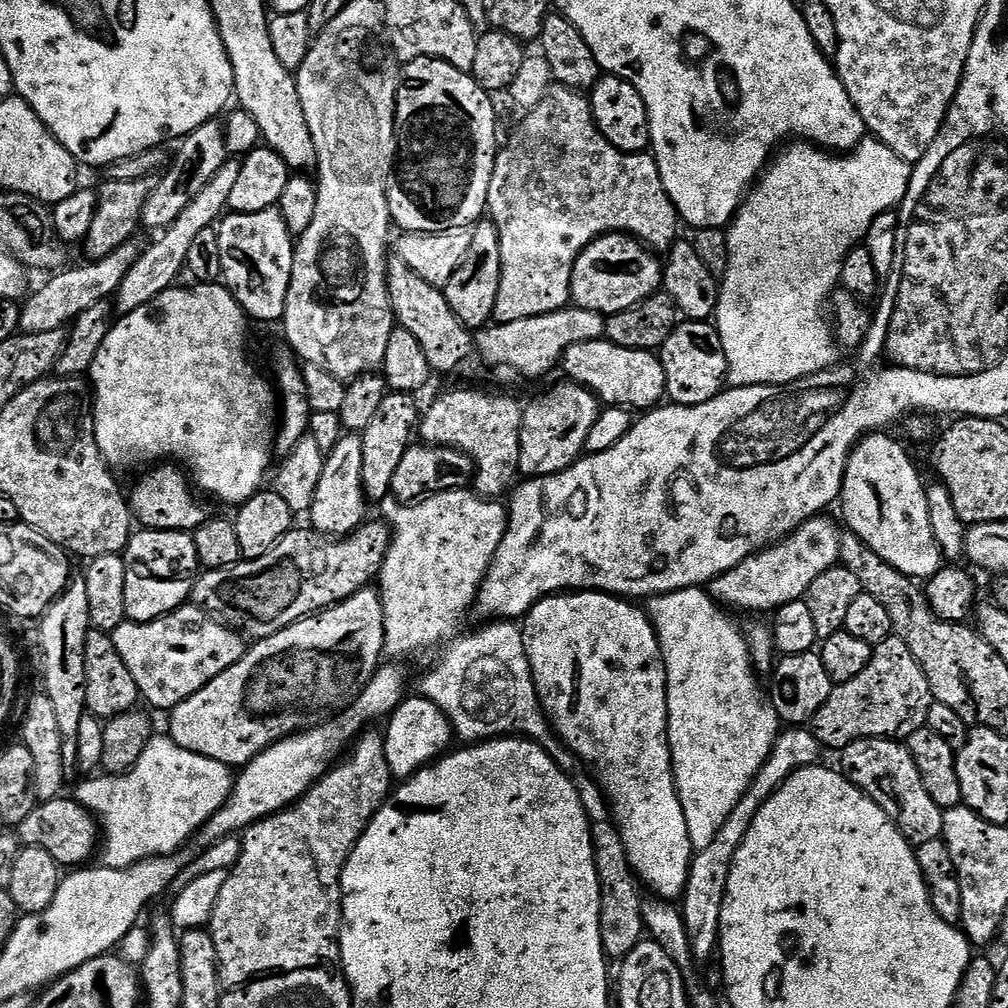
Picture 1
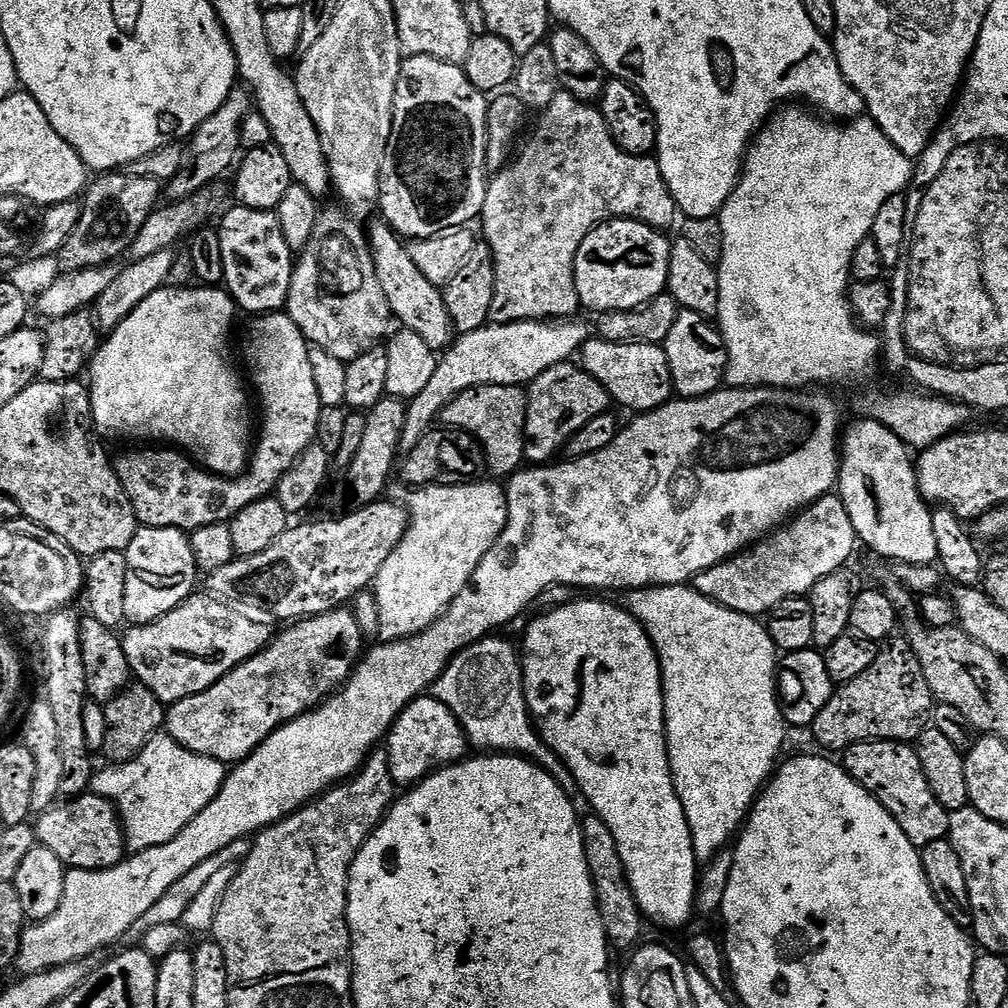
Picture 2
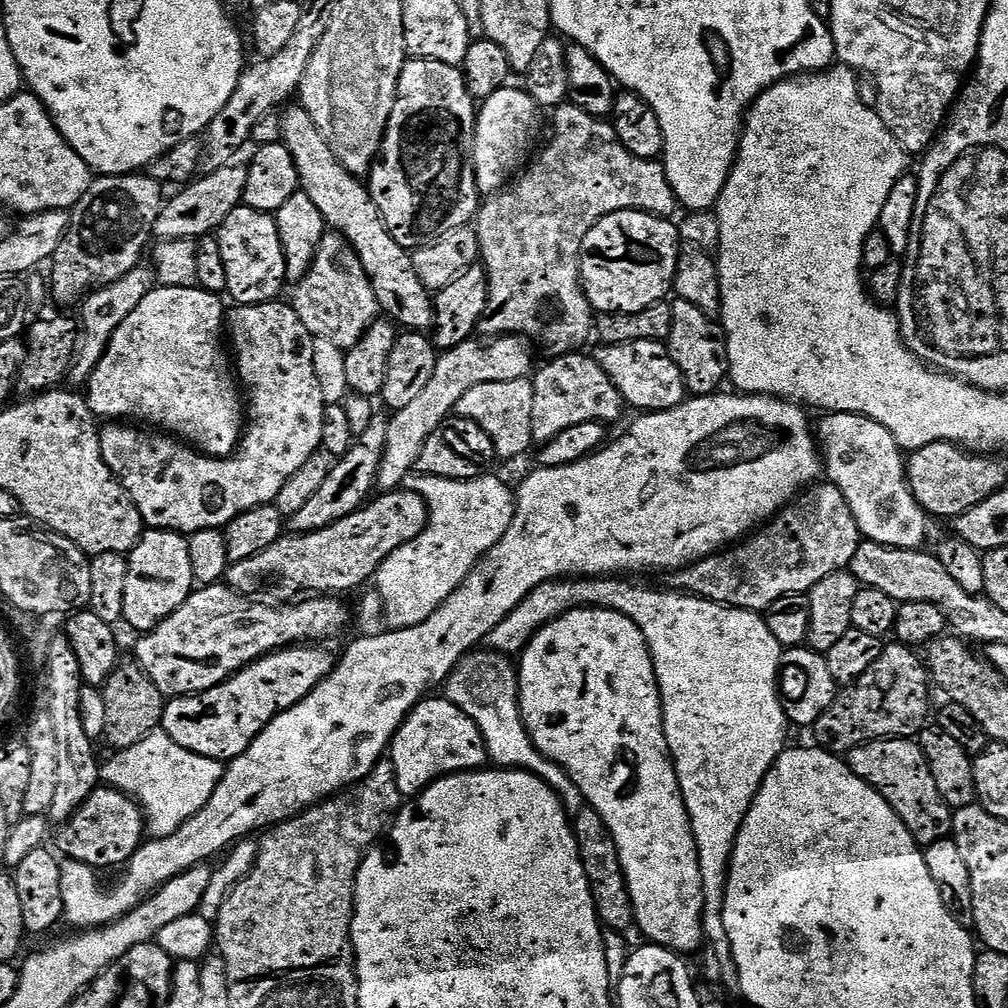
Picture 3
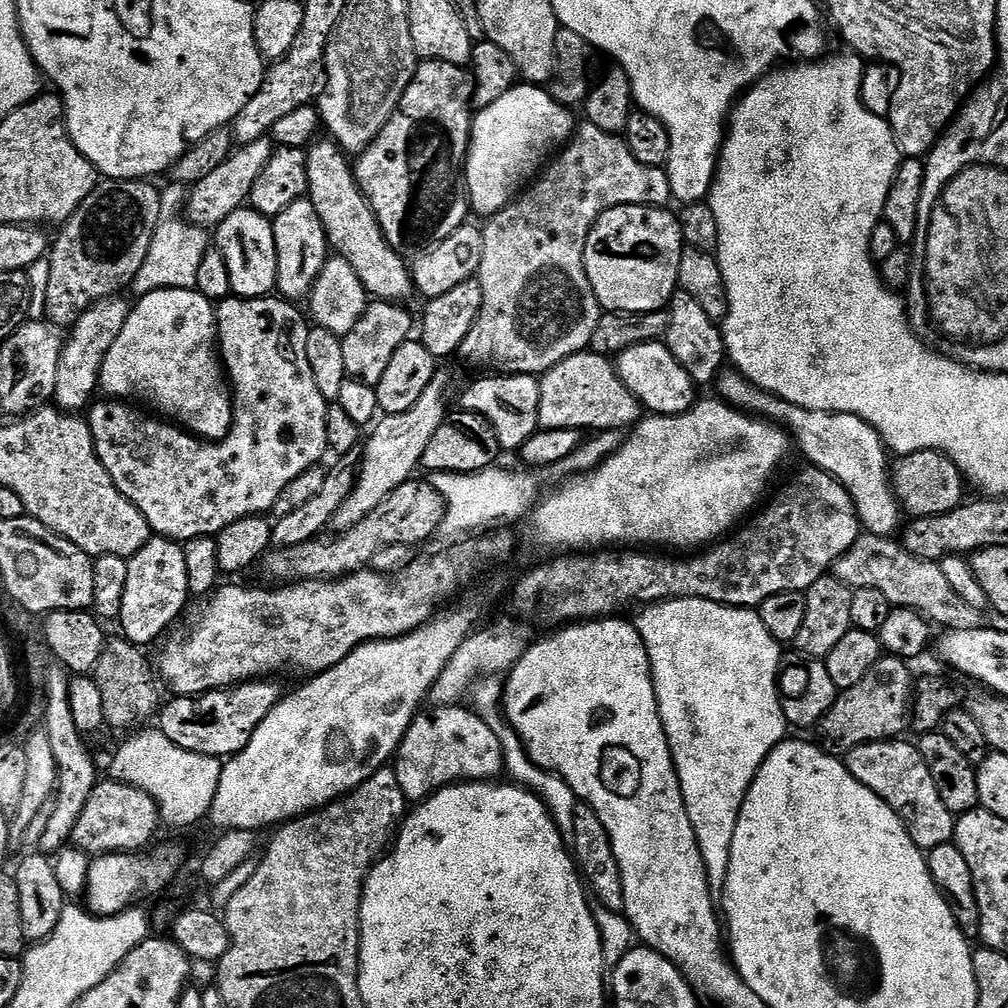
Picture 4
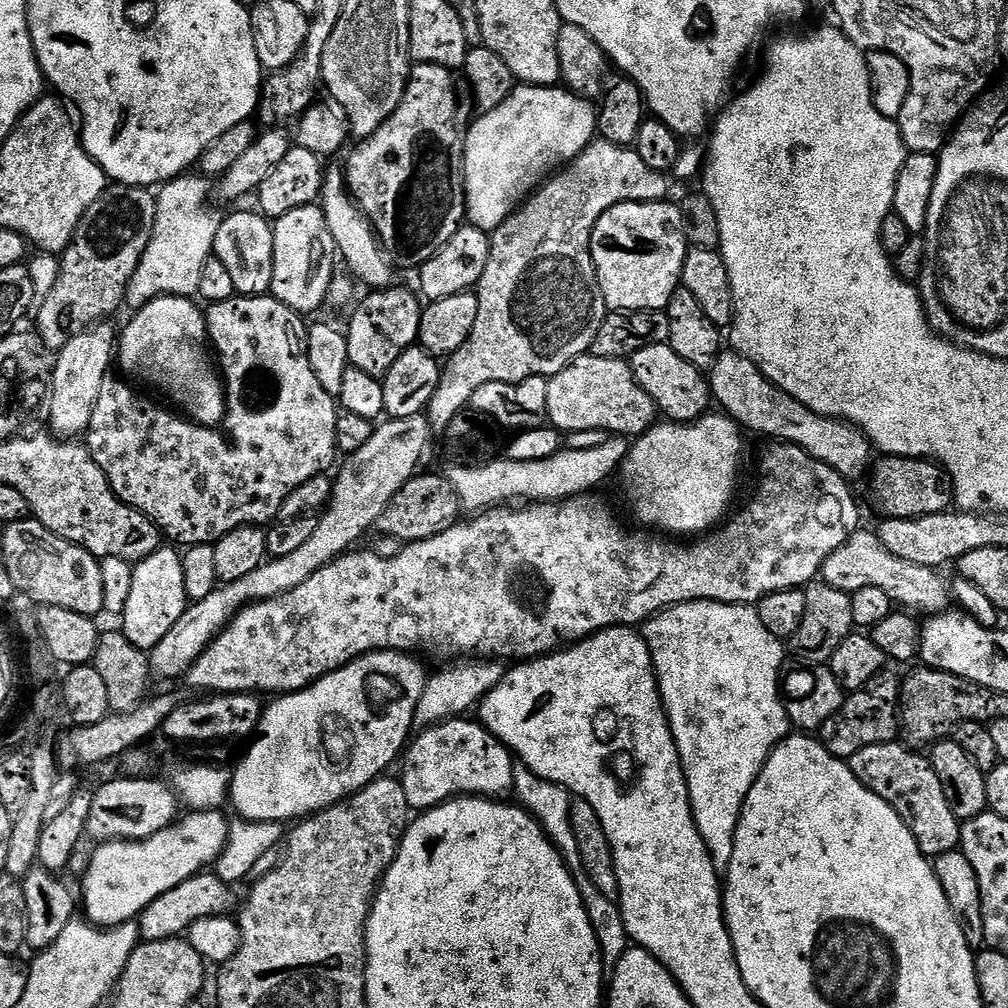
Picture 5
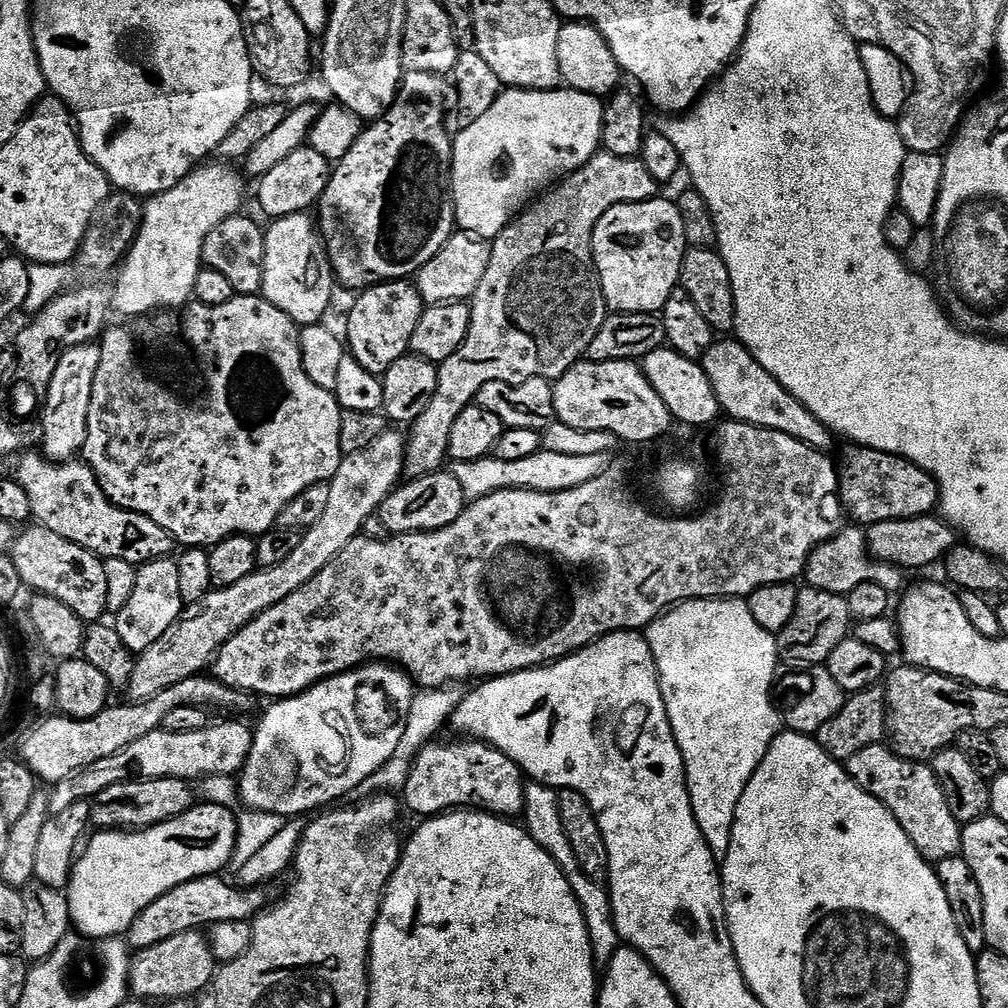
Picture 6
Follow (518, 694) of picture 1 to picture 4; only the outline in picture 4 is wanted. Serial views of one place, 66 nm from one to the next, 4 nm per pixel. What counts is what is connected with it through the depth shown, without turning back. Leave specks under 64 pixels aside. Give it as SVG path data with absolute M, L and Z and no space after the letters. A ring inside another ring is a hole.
M487 676L484 680L480 680L477 684L472 685L470 693L471 707L483 718L486 726L490 726L490 730L498 736L498 742L502 746L502 754L504 755L504 772L507 779L511 783L525 788L528 792L540 799L546 806L546 810L555 820L560 835L568 838L572 835L572 827L574 826L574 806L578 803L574 790L570 790L570 786L566 786L566 782L561 776L556 776L552 772L538 766L529 758L528 752L524 749L524 745L520 742L520 737L508 727L502 715L502 701L504 698L505 681L499 676Z

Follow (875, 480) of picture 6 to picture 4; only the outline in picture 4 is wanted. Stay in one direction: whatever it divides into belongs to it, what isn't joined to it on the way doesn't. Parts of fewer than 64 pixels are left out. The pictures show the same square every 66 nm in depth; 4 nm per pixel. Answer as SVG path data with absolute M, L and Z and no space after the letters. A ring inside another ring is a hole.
M915 452L896 456L890 464L890 483L892 493L900 501L901 509L912 518L946 514L966 500L963 472L958 470L958 466L954 466L949 456L943 456L940 452Z

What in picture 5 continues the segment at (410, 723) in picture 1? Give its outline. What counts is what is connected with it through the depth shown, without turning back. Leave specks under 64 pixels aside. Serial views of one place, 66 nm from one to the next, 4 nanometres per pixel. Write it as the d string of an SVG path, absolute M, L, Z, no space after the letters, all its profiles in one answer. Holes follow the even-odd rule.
M453 718L420 728L409 739L398 773L409 809L422 813L458 796L504 798L512 792L516 768L512 753L483 724L468 719L472 718Z

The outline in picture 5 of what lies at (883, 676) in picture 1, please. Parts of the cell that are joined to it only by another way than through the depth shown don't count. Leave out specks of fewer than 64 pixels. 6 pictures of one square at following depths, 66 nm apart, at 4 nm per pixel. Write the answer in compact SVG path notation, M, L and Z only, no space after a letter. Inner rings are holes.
M891 670L879 672L866 686L856 692L845 695L842 706L820 729L818 739L824 749L847 762L858 750L866 750L866 746L890 744L897 739L900 732L900 685L901 677L895 676Z

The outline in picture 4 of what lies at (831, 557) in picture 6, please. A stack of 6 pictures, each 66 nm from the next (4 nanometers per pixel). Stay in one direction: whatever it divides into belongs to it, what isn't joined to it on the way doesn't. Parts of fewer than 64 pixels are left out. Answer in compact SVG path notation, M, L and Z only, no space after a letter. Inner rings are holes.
M865 531L861 534L852 546L842 554L835 562L834 576L842 583L853 590L858 588L873 588L882 590L888 601L897 608L912 608L920 613L924 619L933 625L941 624L944 630L974 630L981 627L982 613L974 610L974 606L968 605L963 598L958 598L954 586L950 586L949 580L942 575L939 563L935 560L923 560L904 549L899 539L886 536L876 536L873 532Z

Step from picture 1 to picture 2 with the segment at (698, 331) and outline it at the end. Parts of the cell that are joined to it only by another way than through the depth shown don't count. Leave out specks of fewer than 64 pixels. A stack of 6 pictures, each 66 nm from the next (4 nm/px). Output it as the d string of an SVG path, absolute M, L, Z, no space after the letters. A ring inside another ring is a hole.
M681 310L662 347L670 366L674 392L679 399L697 400L711 392L721 391L728 374L728 351L724 335L709 317Z

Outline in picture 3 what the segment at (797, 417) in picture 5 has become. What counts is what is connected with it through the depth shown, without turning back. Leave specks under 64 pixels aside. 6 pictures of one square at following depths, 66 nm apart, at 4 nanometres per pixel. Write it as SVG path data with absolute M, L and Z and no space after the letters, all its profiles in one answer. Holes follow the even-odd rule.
M830 412L818 424L818 447L822 453L822 468L827 479L841 491L853 511L861 537L885 544L887 548L919 549L928 532L929 517L914 498L908 485L906 456L900 444L894 442L894 434L878 422L853 412Z

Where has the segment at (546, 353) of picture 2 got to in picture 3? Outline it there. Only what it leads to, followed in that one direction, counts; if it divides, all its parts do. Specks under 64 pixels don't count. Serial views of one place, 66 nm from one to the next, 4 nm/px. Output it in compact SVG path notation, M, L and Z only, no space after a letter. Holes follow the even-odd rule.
M498 336L484 342L488 344L479 344L478 341L473 338L456 348L441 351L436 357L434 378L430 378L430 383L408 405L391 413L386 446L376 475L376 488L381 493L397 491L413 475L426 438L430 438L430 434L434 434L434 430L453 415L462 394L474 390L474 386L482 386L482 382L514 382L525 379L533 371L533 349L524 337Z

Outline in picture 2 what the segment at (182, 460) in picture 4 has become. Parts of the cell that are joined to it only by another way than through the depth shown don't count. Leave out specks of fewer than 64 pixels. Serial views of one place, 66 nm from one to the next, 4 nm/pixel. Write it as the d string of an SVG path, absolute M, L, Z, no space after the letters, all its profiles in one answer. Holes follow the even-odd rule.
M287 311L260 314L253 320L256 321L248 328L248 368L252 371L251 387L254 392L256 387L260 395L260 412L258 408L258 435L247 468L235 478L218 476L172 446L140 446L137 452L122 453L114 460L116 476L122 482L137 521L143 527L178 528L190 534L202 526L226 524L246 510L250 502L258 502L264 496L273 495L282 474L286 474L286 470L290 470L290 466L294 466L300 455L314 443L322 405L318 398L318 385L314 382L314 366L310 366L312 348L308 339L298 330Z

